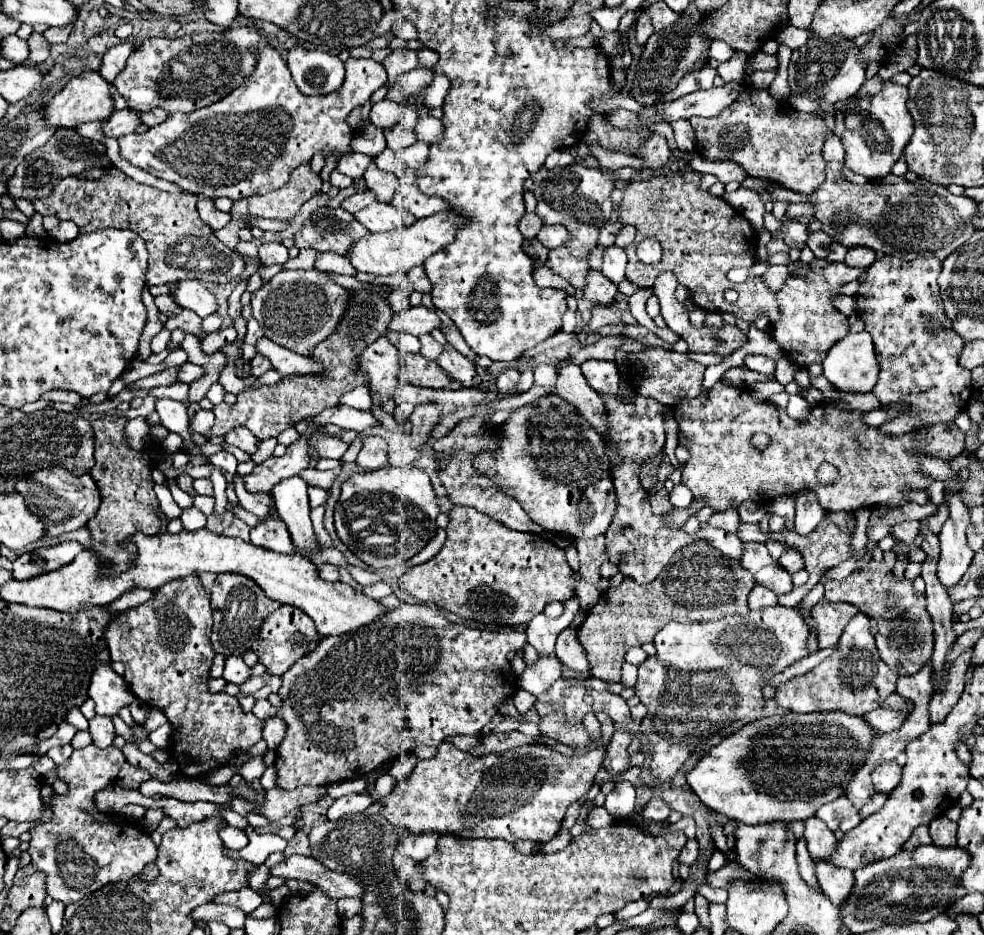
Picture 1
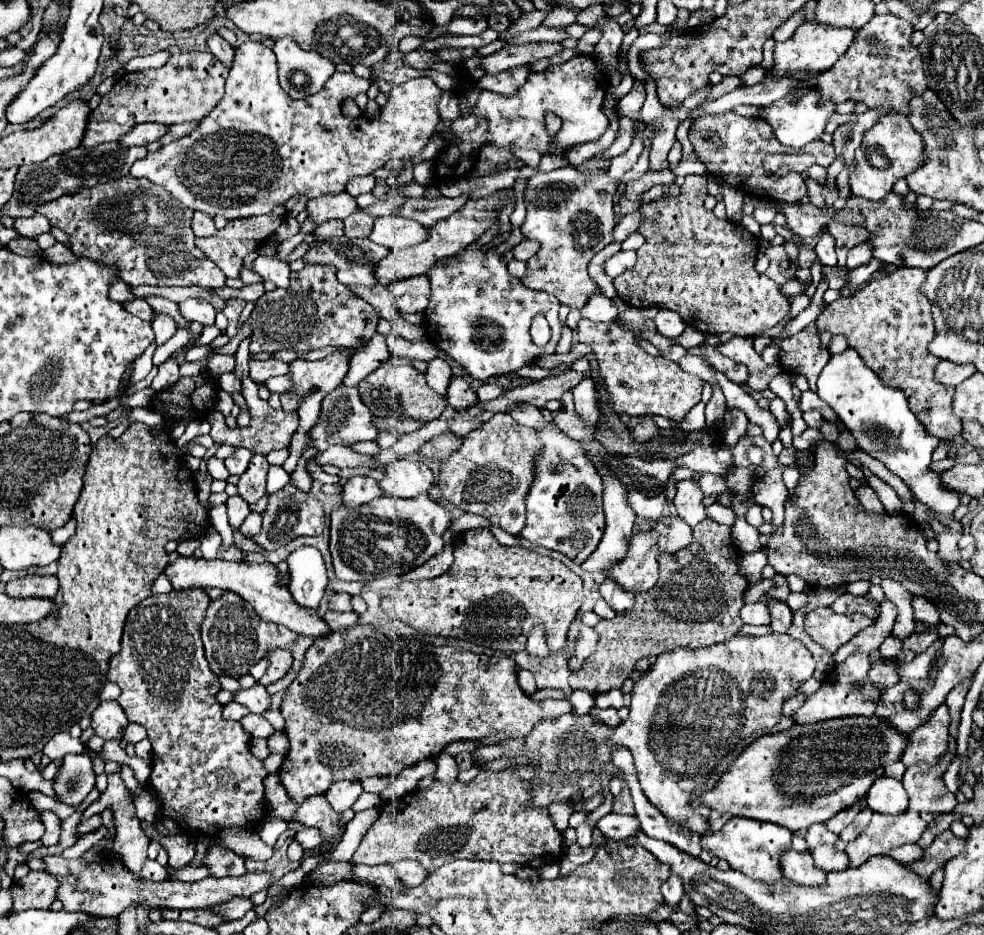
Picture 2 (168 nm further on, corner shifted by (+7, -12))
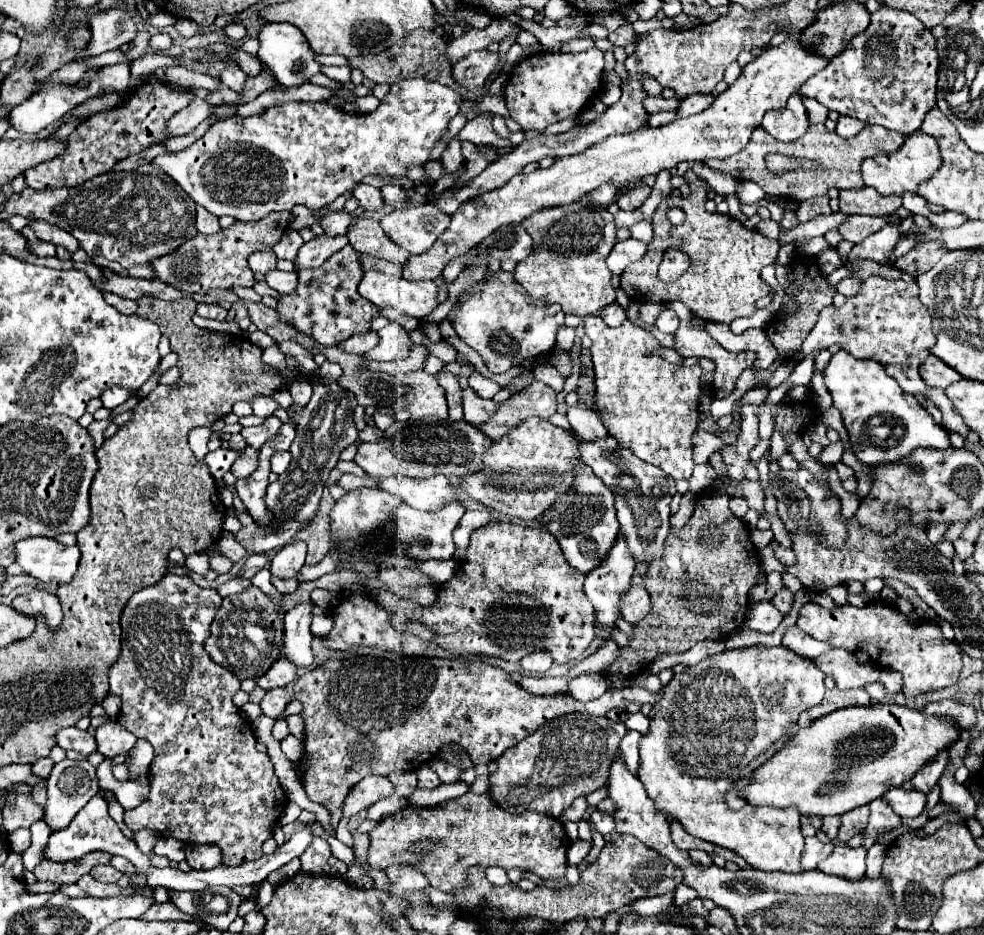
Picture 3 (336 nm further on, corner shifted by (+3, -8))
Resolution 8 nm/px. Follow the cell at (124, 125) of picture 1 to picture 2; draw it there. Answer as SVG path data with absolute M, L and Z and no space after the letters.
M139 124L133 126L123 138L119 138L119 144L123 146L147 146L149 142L159 140L167 132L167 126L163 124Z

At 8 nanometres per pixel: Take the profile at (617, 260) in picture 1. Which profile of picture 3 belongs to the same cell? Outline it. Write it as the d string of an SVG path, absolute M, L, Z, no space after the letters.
M627 238L613 246L613 250L607 258L607 266L613 274L621 274L631 262L637 262L639 258L643 258L645 252L647 252L647 244L643 244L635 238Z

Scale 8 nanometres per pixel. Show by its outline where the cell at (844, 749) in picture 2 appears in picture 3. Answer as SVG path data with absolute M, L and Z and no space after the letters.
M875 704L867 708L843 708L815 720L809 728L801 728L767 764L755 770L751 784L741 792L741 796L755 806L795 806L803 816L829 816L845 814L857 806L869 804L871 800L883 796L887 790L901 786L911 780L939 750L949 750L961 736L961 726L945 716L925 716L919 710L895 706L895 704Z

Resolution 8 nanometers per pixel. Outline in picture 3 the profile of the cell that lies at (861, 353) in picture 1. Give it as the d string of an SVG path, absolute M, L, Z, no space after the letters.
M841 350L831 356L825 370L825 384L833 396L833 406L841 410L853 452L863 464L899 462L917 446L949 448L949 436L927 410L891 378L875 360L859 360Z

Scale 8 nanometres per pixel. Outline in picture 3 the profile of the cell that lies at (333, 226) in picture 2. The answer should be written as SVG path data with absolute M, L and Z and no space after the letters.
M325 234L317 236L311 242L305 242L299 248L299 252L297 252L295 260L293 260L295 262L295 272L321 266L329 256L333 256L335 252L339 252L345 244L349 244L347 236L335 236L335 238L331 238L331 236L325 236Z

